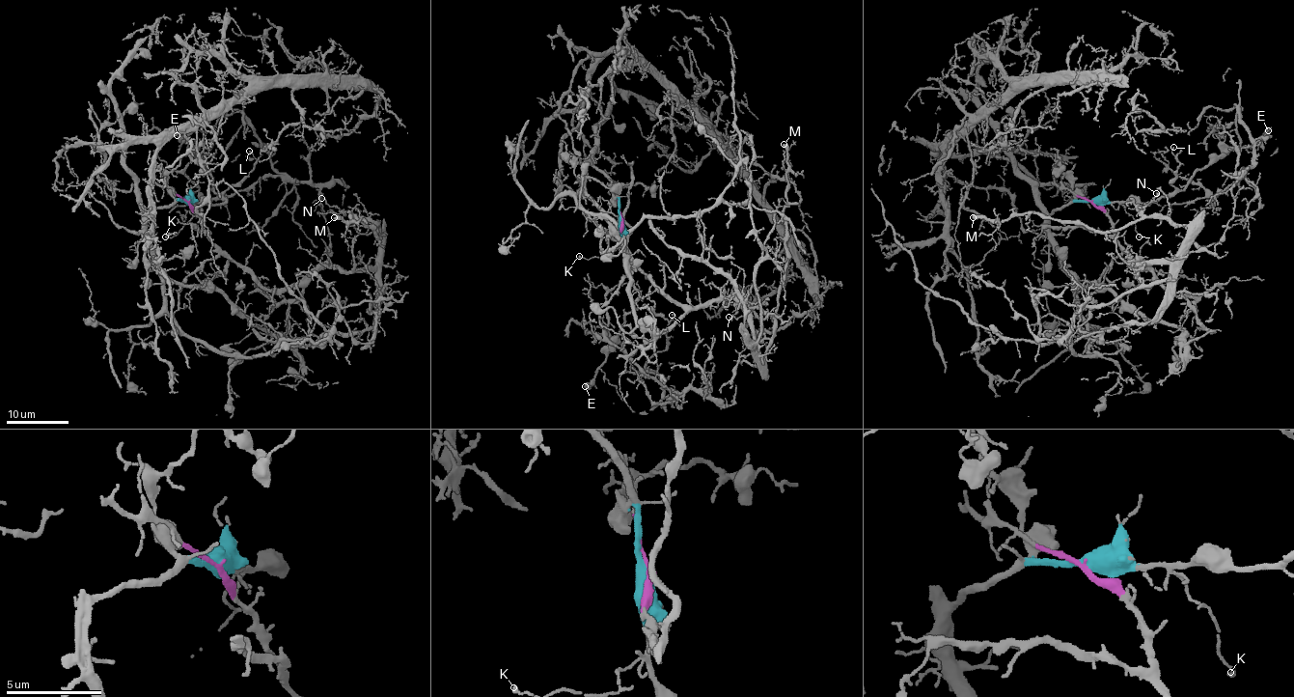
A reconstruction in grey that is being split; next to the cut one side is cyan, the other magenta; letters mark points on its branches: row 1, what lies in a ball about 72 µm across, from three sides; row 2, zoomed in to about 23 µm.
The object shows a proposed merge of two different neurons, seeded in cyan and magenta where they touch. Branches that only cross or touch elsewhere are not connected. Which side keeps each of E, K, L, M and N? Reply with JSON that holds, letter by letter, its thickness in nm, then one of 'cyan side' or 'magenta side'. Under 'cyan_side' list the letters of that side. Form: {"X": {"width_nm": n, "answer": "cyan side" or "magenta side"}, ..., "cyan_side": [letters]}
{"E": {"width_nm": 550, "answer": "cyan side"}, "K": {"width_nm": 170, "answer": "cyan side"}, "L": {"width_nm": 150, "answer": "cyan side"}, "M": {"width_nm": 480, "answer": "magenta side"}, "N": {"width_nm": 160, "answer": "magenta side"}, "cyan_side": ["E", "K", "L"]}

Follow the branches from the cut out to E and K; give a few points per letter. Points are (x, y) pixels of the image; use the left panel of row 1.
E: (186, 201), (218, 204), (226, 200), (213, 189), (213, 179), (197, 153), (177, 135)
K: (186, 201), (195, 203), (190, 210), (193, 215), (177, 235), (165, 236)

